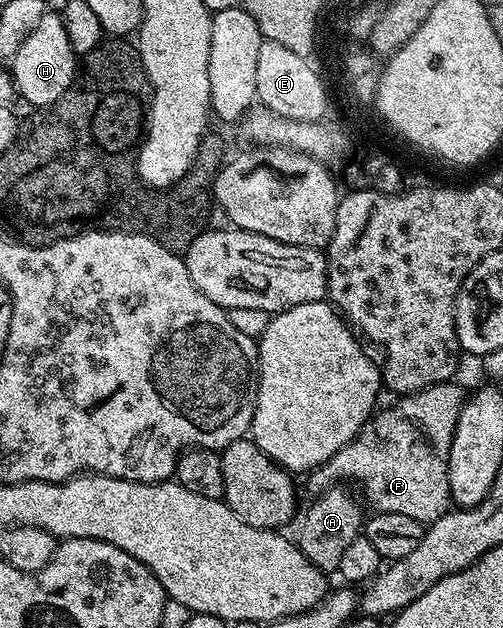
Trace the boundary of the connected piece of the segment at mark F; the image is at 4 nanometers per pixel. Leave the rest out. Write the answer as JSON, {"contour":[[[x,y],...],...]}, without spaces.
{"contour":[[[443,381],[441,385],[401,396],[397,401],[400,402],[389,409],[381,408],[342,451],[307,474],[312,495],[323,493],[326,487],[348,483],[344,481],[357,481],[364,492],[363,500],[368,500],[375,512],[410,515],[410,519],[425,523],[436,521],[448,512],[448,456],[466,393],[464,397],[456,383]]]}

